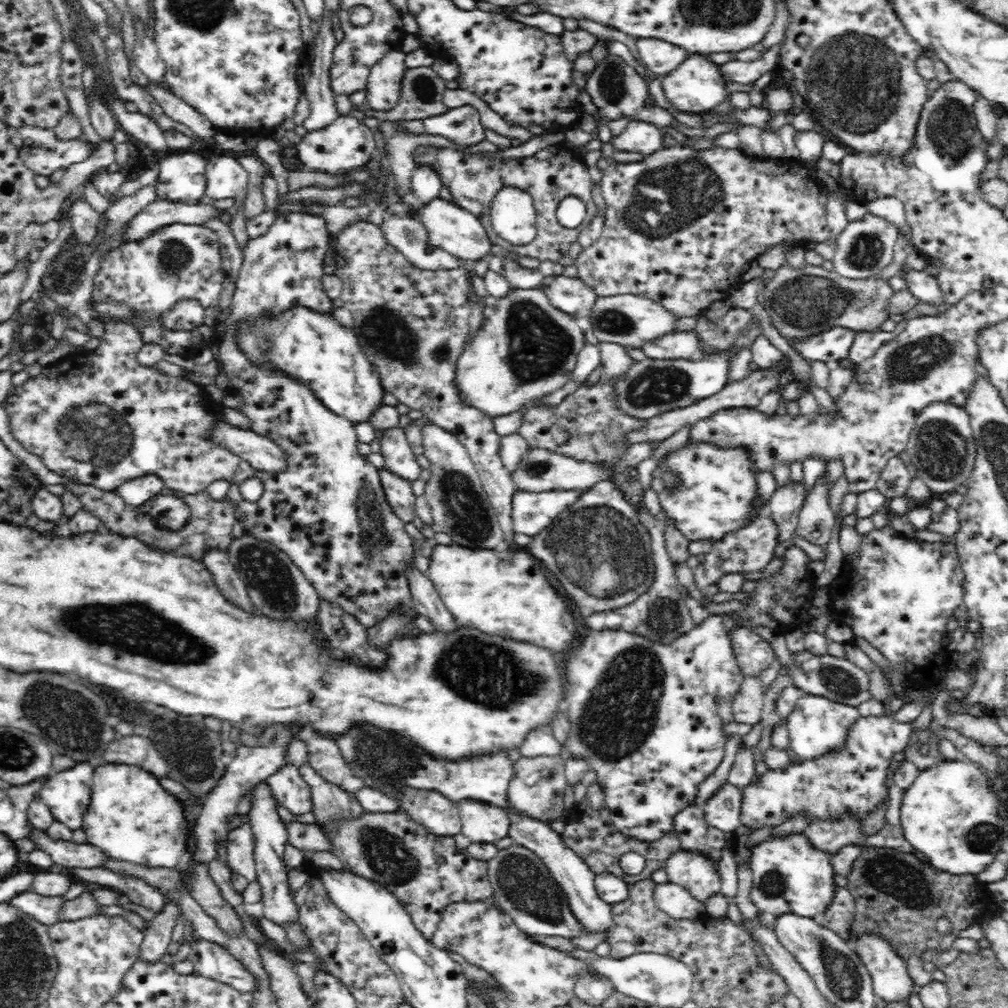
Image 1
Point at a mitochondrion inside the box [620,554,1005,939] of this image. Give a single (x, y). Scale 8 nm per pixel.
(895, 877)

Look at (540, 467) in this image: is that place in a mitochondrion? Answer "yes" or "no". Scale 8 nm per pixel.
yes

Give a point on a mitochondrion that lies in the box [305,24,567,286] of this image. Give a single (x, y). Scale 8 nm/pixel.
(425, 89)

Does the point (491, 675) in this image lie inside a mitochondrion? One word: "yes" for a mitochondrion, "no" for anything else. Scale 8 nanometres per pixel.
yes

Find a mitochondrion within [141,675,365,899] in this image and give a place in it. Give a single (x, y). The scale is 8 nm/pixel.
(198, 762)

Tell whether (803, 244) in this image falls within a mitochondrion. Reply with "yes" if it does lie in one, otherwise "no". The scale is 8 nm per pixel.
no

